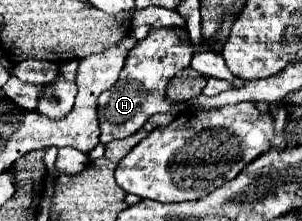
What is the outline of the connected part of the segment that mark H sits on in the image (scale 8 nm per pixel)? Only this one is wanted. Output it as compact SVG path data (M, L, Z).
M179 26L175 28L155 28L145 40L137 42L125 58L125 68L121 70L119 80L99 96L97 118L101 128L101 142L111 142L135 134L153 114L187 108L187 104L175 104L165 98L165 88L169 80L177 72L187 68L193 58L191 42L183 42Z

